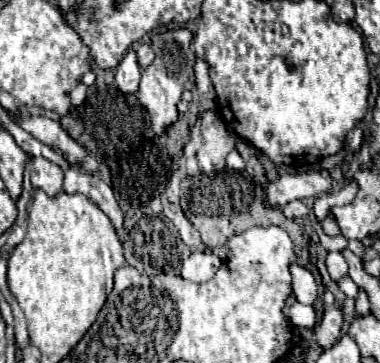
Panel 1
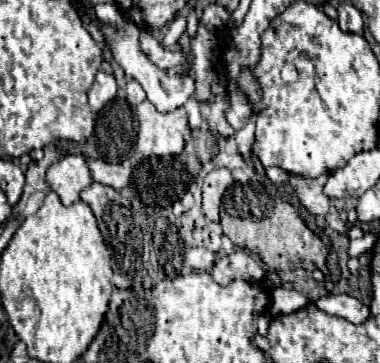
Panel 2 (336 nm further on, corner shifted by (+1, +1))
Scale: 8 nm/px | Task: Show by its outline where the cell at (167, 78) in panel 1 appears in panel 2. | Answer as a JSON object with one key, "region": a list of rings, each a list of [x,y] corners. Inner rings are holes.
{"region":[[[143,101],[137,105],[139,131],[137,131],[137,149],[145,157],[165,157],[179,155],[185,145],[185,129],[187,129],[187,113],[183,107],[173,113],[159,113],[155,105]]]}

